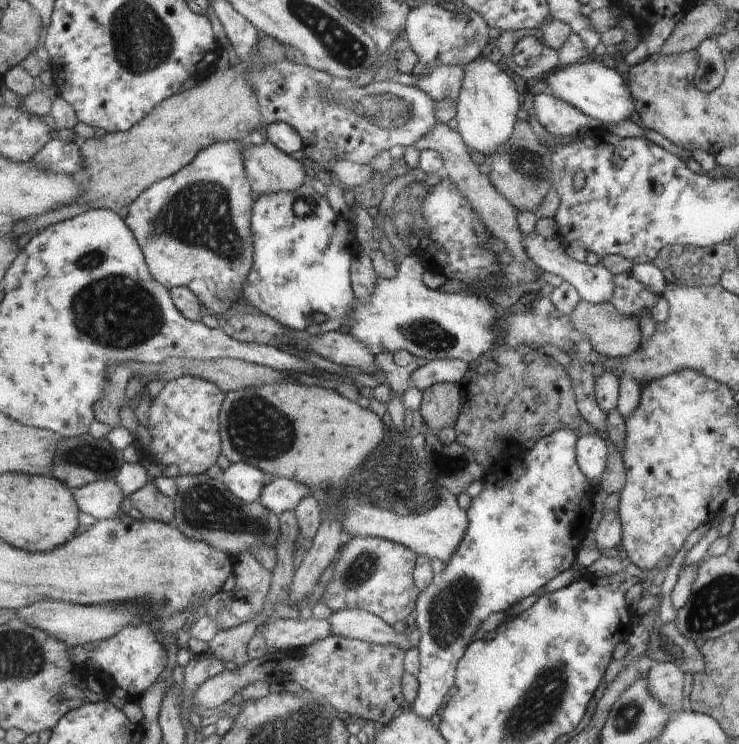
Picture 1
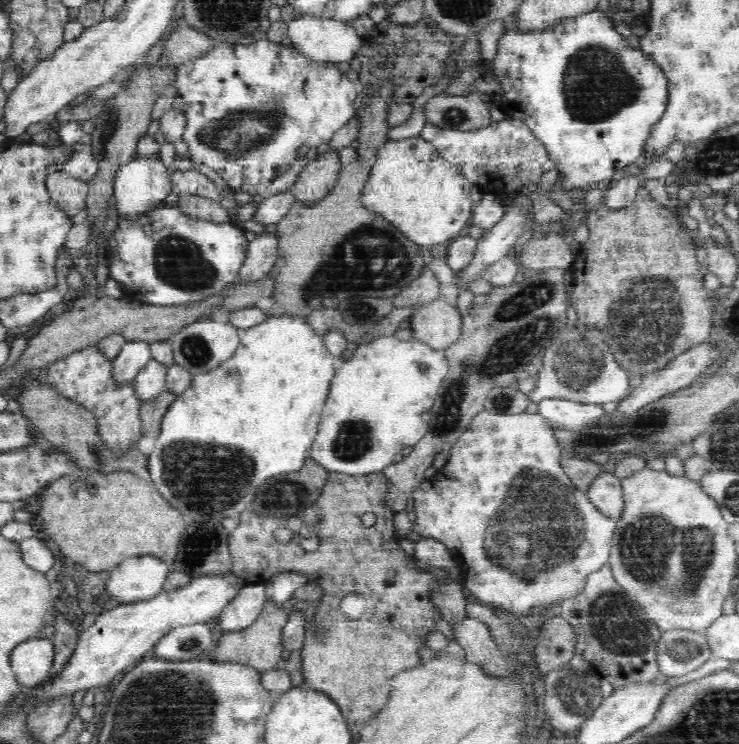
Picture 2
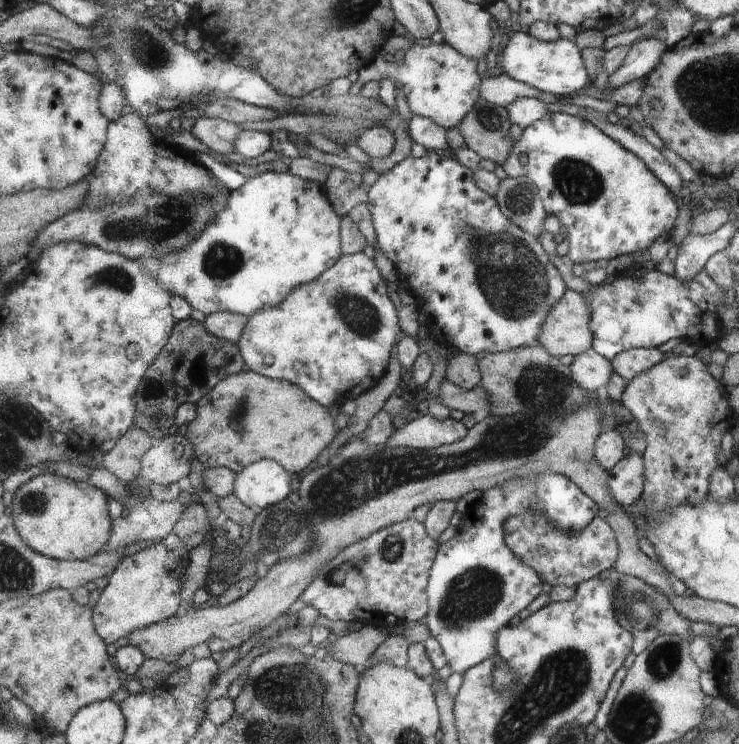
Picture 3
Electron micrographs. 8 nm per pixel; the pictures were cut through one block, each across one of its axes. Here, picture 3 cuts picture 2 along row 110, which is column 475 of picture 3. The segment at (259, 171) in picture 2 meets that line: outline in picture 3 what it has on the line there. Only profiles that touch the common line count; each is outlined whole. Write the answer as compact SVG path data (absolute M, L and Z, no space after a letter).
M429 151L422 158L413 158L411 155L404 158L400 164L394 168L379 174L378 180L368 190L368 210L370 210L374 233L376 236L376 247L382 254L392 261L398 276L402 276L408 282L408 288L414 295L414 300L419 305L420 311L426 317L424 330L431 336L436 345L448 348L458 348L462 353L470 356L478 356L480 352L487 354L508 352L524 348L524 346L534 345L543 333L543 327L549 318L553 306L561 301L562 296L567 293L564 280L560 272L554 268L554 264L548 260L548 254L544 252L542 244L538 238L520 230L514 222L511 222L500 210L497 200L488 192L482 191L477 186L474 172L466 166L462 166L454 158L440 156L434 151Z

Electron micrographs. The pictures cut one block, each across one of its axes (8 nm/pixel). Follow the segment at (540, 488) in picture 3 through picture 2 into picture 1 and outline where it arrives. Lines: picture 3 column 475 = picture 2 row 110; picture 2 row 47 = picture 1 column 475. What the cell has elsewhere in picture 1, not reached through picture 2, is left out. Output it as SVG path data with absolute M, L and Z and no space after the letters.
M567 427L556 429L550 436L538 440L520 462L514 462L514 466L510 464L504 470L504 476L496 477L495 470L490 470L483 476L484 489L468 508L469 529L461 546L443 564L440 575L434 576L430 586L420 592L416 605L416 625L420 630L417 647L420 667L416 677L419 690L411 708L419 718L430 721L442 706L444 694L456 677L457 666L472 644L470 638L488 614L505 613L508 606L520 603L522 598L534 594L548 580L574 564L576 550L581 546L578 542L584 541L587 534L591 534L589 524L594 512L595 493L595 488L578 467L577 441L576 431Z

